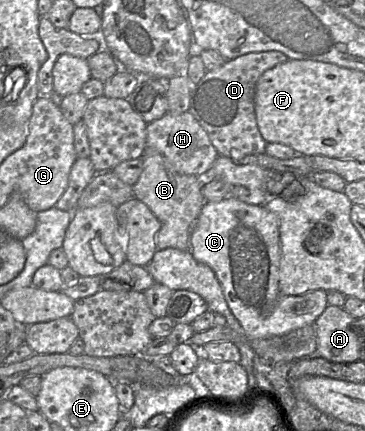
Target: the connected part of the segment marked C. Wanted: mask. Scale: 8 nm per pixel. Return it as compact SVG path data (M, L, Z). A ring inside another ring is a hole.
M234 197L205 202L190 235L190 251L196 261L214 271L248 342L313 325L328 306L327 291L323 289L292 296L282 296L278 291L279 219L264 205L247 204Z

